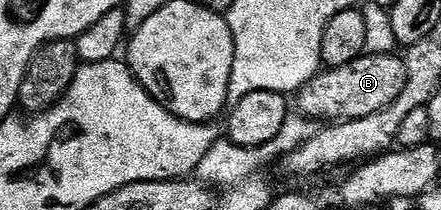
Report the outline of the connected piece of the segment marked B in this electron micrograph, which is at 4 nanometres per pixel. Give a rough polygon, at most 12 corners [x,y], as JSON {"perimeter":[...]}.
{"perimeter":[[365,53],[296,94],[300,116],[354,121],[407,87],[404,56]]}

